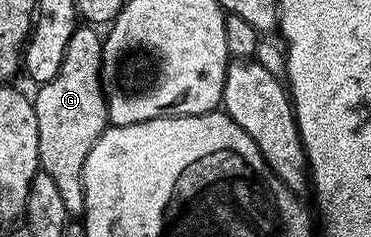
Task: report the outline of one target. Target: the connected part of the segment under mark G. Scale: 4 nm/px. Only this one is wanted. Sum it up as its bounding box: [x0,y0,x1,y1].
[32,25,109,217]

